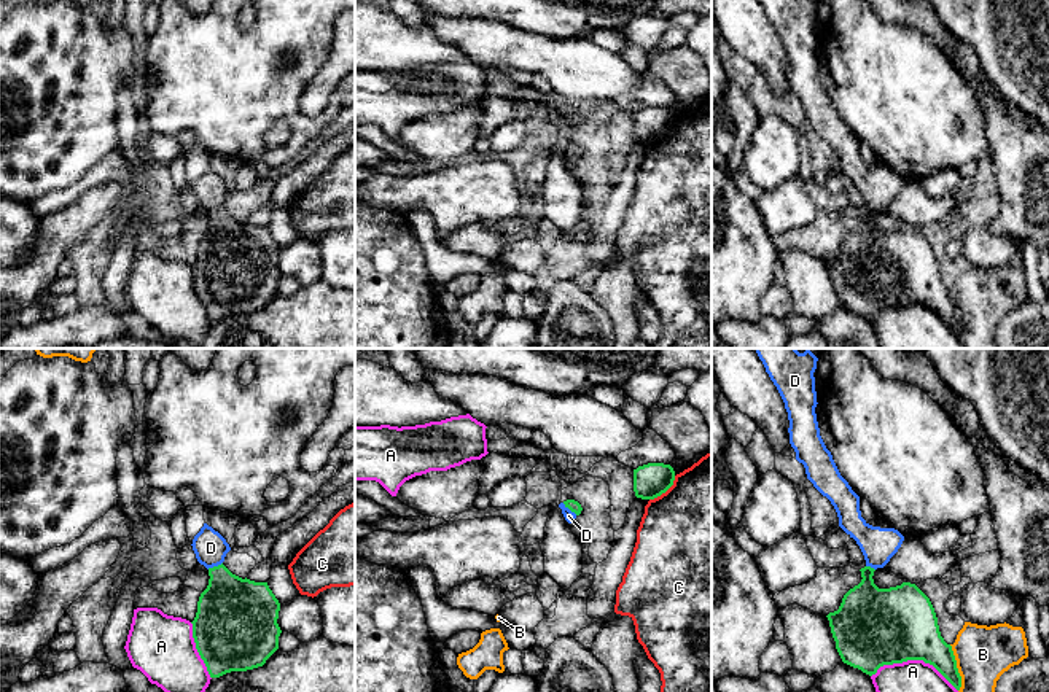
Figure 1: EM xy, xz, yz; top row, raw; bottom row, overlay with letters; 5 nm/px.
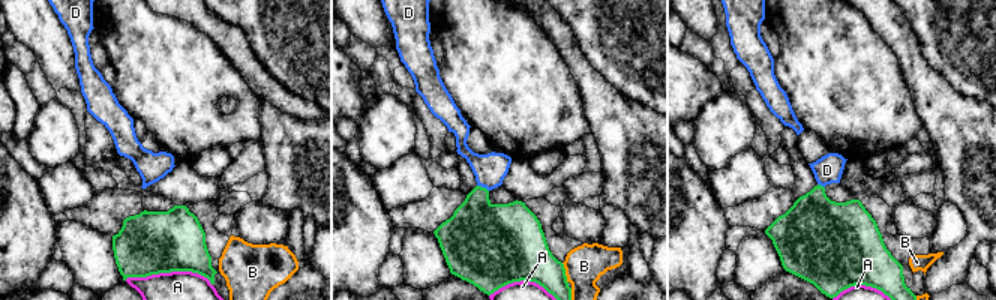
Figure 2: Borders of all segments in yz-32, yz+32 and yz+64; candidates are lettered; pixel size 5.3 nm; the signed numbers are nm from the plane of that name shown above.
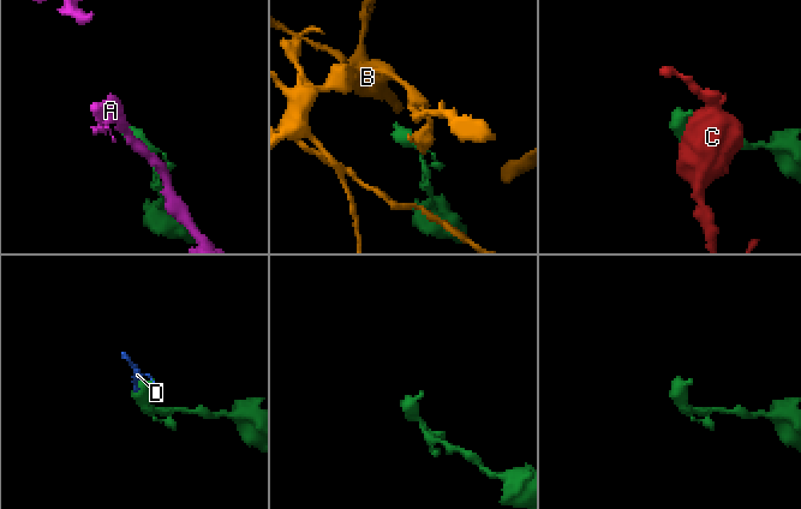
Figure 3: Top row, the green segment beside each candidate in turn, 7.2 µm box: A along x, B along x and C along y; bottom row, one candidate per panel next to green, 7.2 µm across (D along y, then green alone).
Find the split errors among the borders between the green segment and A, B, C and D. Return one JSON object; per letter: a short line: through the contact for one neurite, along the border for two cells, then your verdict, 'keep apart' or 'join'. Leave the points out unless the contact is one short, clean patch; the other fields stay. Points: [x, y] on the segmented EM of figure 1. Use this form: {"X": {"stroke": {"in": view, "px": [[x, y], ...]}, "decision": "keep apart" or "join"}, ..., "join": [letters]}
{"A": {"decision": "keep apart"}, "B": {"stroke": {"in": "yz", "px": [[949, 645], [960, 676], [959, 691]]}, "decision": "keep apart"}, "C": {"decision": "keep apart"}, "D": {"stroke": {"in": "xz", "px": [[572, 505], [570, 509], [569, 516]]}, "decision": "join"}, "join": ["D"]}

